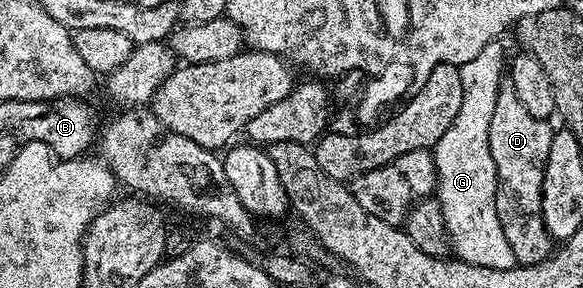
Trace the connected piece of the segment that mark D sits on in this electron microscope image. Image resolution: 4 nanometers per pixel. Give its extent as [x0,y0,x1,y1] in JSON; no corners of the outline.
[489,85,555,264]

